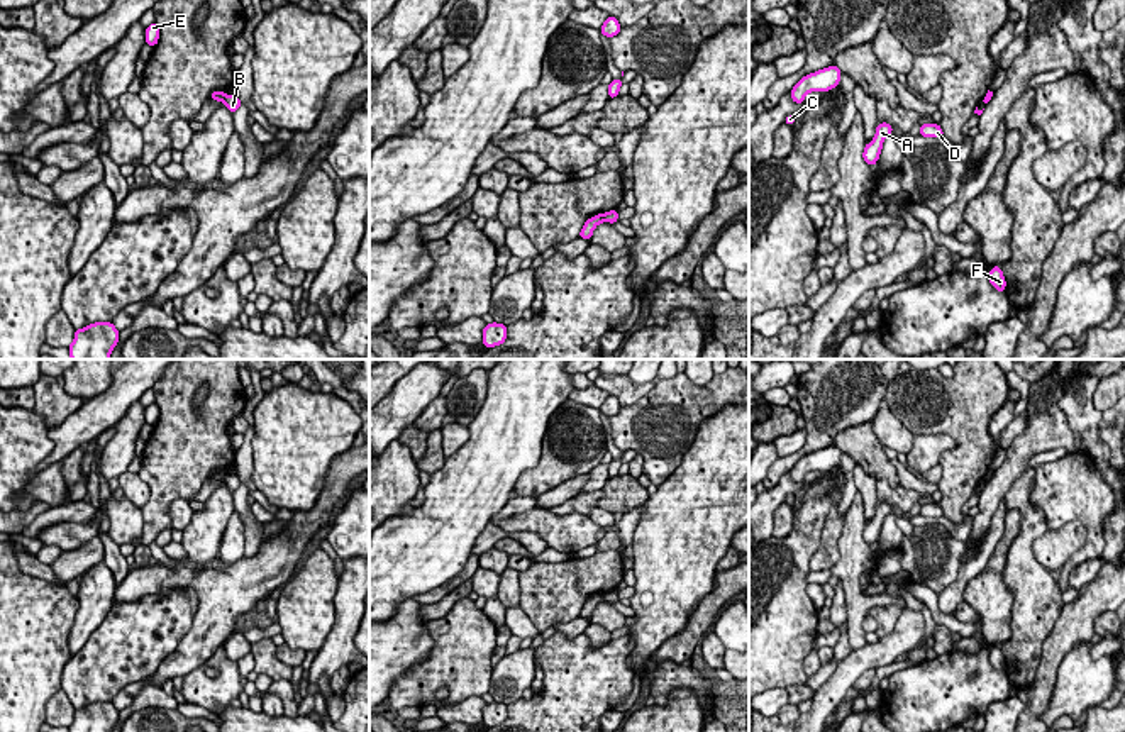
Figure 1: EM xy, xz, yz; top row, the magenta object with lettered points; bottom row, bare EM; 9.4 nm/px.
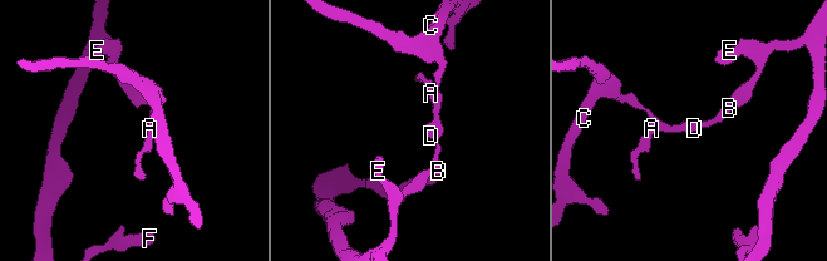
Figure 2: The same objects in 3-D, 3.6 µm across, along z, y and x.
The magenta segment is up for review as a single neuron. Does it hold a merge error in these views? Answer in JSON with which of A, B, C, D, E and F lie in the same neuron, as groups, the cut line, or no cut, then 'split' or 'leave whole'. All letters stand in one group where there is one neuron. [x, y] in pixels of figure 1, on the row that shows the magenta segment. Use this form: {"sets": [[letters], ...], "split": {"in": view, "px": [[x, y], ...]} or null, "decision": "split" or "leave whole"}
{"sets": [["A", "B", "C", "D"], ["E", "F"]], "split": {"in": "xy", "px": [[226, 95], [222, 100]]}, "decision": "split"}

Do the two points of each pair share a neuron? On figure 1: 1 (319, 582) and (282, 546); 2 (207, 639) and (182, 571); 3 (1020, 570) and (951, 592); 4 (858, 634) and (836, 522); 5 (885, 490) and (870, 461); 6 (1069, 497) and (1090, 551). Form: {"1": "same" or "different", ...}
{"1": "different", "2": "same", "3": "different", "4": "different", "5": "different", "6": "same"}

